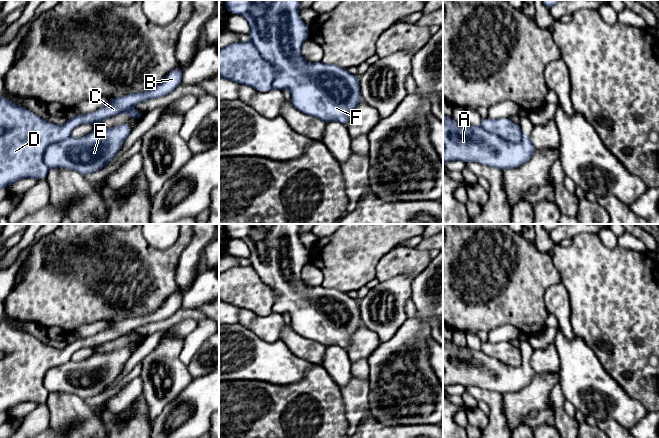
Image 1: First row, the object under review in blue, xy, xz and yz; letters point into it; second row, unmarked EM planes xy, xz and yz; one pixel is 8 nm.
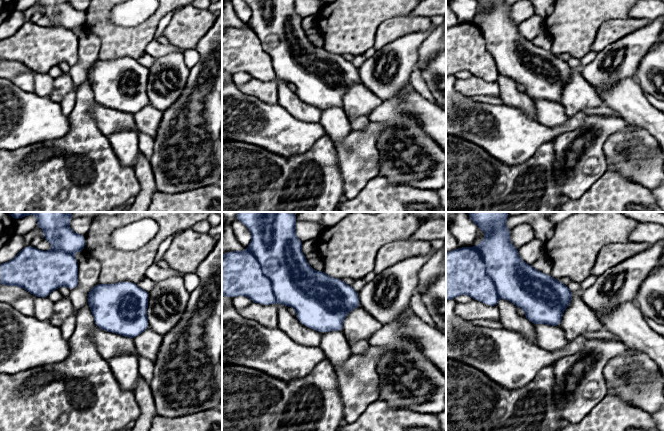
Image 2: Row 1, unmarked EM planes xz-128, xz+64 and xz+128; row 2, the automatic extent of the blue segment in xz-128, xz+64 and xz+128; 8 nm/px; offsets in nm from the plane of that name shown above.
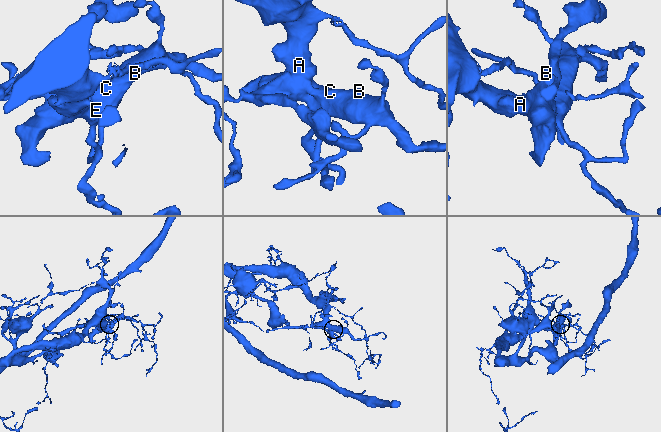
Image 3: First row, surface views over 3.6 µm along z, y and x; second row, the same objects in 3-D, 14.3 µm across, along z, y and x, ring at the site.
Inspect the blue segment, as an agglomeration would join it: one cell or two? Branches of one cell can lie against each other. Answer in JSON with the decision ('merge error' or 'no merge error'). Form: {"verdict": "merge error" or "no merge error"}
{"verdict": "merge error"}

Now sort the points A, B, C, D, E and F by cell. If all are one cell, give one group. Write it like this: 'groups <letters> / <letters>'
groups A E F / B C D

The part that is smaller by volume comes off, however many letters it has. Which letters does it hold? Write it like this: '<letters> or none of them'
B, C, D

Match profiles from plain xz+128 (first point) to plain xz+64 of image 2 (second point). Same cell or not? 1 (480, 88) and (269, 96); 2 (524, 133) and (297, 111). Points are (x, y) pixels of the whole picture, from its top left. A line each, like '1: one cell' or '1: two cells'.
1: one cell
2: two cells

